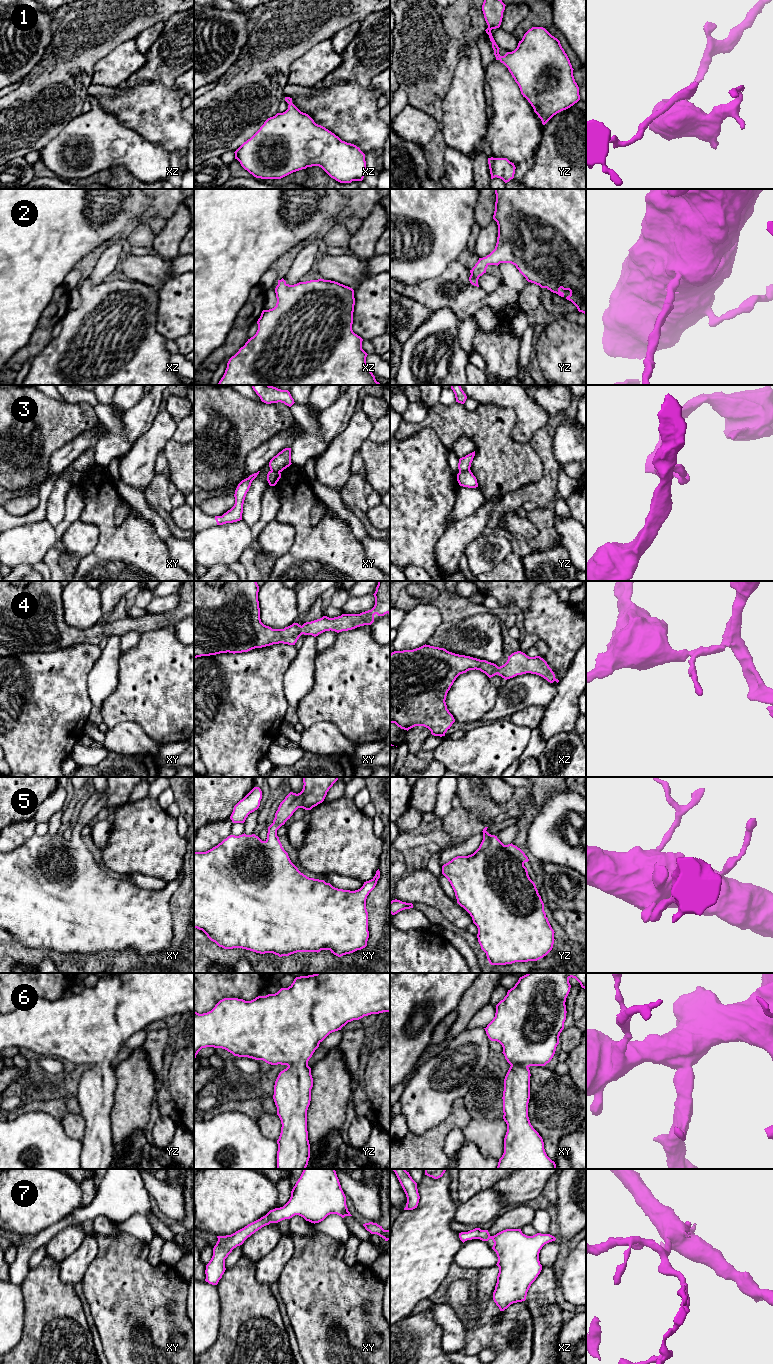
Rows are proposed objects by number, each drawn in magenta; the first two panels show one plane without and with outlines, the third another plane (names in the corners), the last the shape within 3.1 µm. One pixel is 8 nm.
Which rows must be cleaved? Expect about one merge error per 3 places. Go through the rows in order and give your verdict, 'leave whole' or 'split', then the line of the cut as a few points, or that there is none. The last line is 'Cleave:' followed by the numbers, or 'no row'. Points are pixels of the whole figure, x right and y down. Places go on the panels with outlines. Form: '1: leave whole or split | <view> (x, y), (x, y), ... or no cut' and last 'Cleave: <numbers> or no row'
1: leave whole | no cut
2: leave whole | no cut
3: split | yz (469, 468), (459, 471)
4: leave whole | no cut
5: leave whole | no cut
6: leave whole | no cut
7: leave whole | no cut
Cleave: 3

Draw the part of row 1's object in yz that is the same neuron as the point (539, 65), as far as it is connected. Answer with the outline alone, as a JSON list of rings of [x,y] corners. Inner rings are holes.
[[[484,0],[482,11],[488,25],[485,31],[492,42],[496,60],[508,68],[518,84],[521,94],[528,100],[542,124],[545,125],[554,115],[570,108],[580,100],[579,87],[573,76],[574,69],[560,41],[543,27],[529,29],[514,51],[501,56],[500,48],[496,44],[491,30],[500,27],[505,6],[502,0]]]

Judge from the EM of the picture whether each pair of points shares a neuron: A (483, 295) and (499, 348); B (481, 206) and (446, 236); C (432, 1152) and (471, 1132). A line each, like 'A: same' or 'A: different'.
A: different
B: different
C: different

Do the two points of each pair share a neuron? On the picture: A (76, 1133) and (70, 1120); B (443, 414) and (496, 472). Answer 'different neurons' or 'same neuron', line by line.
A: same neuron
B: same neuron

